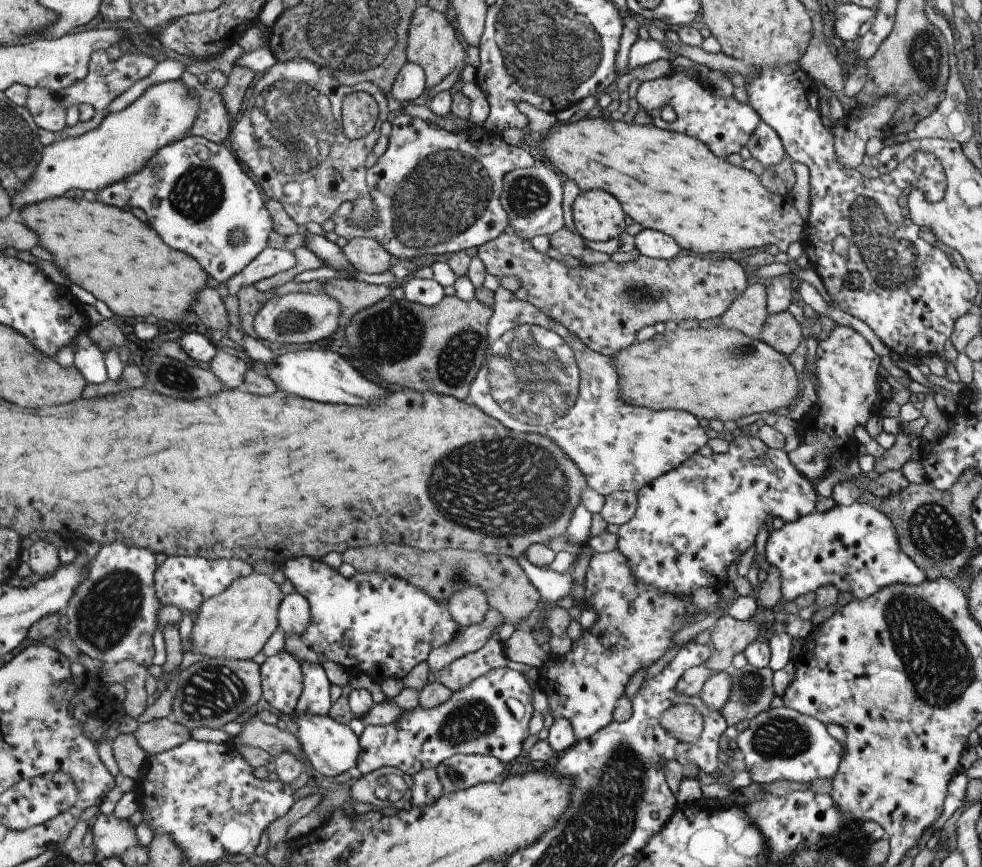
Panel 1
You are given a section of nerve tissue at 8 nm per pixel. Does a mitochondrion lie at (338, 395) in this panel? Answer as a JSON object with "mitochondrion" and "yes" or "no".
{"mitochondrion":"no"}

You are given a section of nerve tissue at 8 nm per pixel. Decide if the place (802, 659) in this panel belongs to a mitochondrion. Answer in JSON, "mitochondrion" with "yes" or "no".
{"mitochondrion":"no"}

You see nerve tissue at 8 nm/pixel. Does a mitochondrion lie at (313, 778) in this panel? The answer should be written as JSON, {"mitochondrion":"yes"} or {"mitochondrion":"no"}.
{"mitochondrion":"no"}

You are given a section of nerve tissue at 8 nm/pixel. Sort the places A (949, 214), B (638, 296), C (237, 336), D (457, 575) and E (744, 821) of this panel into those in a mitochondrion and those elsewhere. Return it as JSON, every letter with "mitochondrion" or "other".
{"A":"other","B":"mitochondrion","C":"other","D":"mitochondrion","E":"other"}

